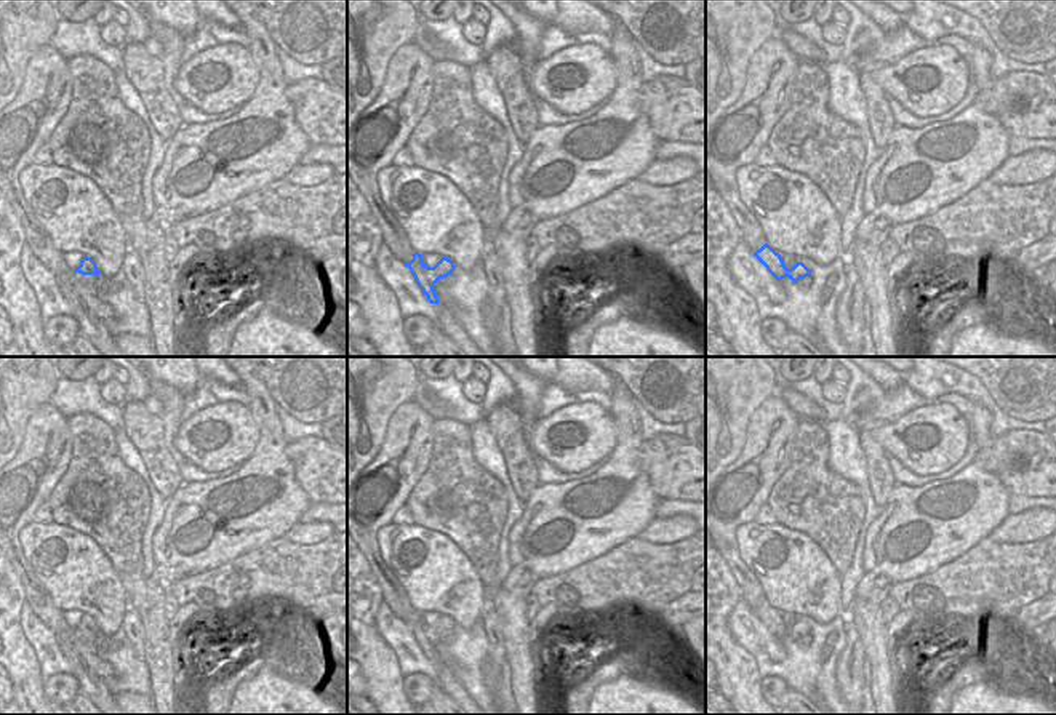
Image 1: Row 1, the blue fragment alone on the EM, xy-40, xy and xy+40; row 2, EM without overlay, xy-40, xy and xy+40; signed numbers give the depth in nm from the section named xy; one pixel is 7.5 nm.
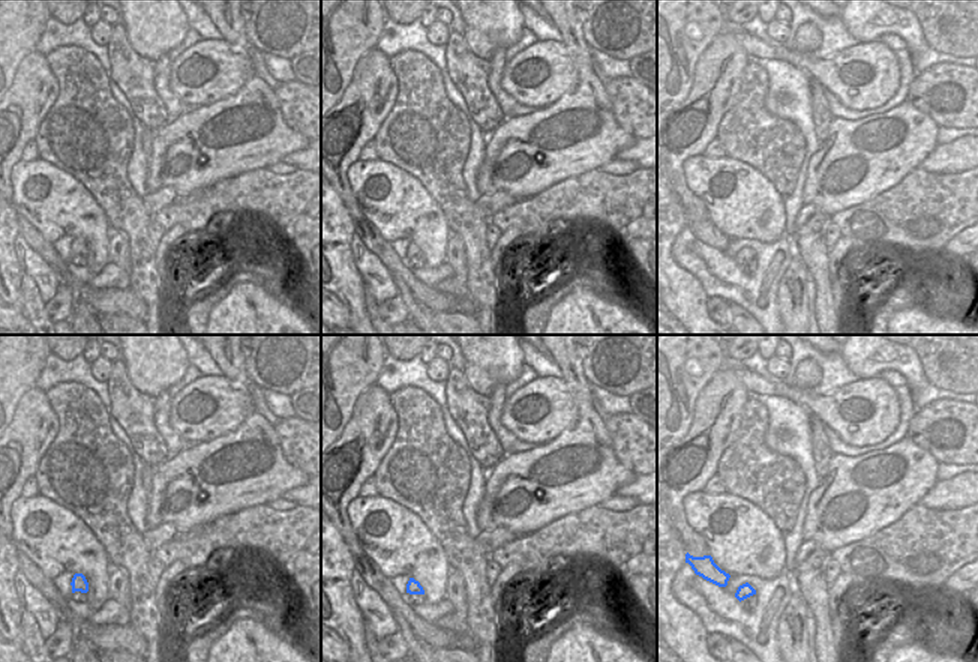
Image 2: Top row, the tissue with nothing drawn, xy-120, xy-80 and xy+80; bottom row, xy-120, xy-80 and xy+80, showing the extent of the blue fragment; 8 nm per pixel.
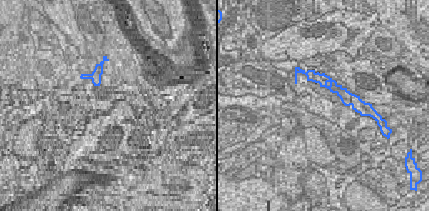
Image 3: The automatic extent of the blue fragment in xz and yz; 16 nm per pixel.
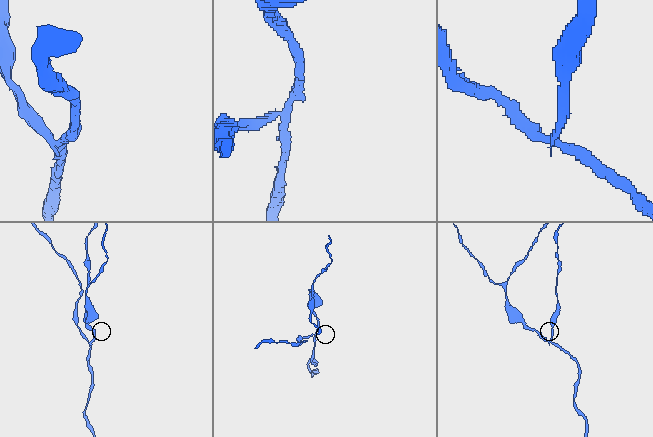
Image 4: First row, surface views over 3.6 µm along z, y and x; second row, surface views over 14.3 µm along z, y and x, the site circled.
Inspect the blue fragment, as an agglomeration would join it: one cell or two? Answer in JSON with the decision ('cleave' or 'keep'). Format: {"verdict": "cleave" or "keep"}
{"verdict": "cleave"}

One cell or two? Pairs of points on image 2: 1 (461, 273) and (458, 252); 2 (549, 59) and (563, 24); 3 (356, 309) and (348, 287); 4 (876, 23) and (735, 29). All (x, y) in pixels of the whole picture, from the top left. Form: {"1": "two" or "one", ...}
{"1": "one", "2": "two", "3": "one", "4": "two"}

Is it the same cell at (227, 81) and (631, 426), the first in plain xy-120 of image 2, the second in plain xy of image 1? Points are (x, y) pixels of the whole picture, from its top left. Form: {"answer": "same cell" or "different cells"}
{"answer": "different cells"}

